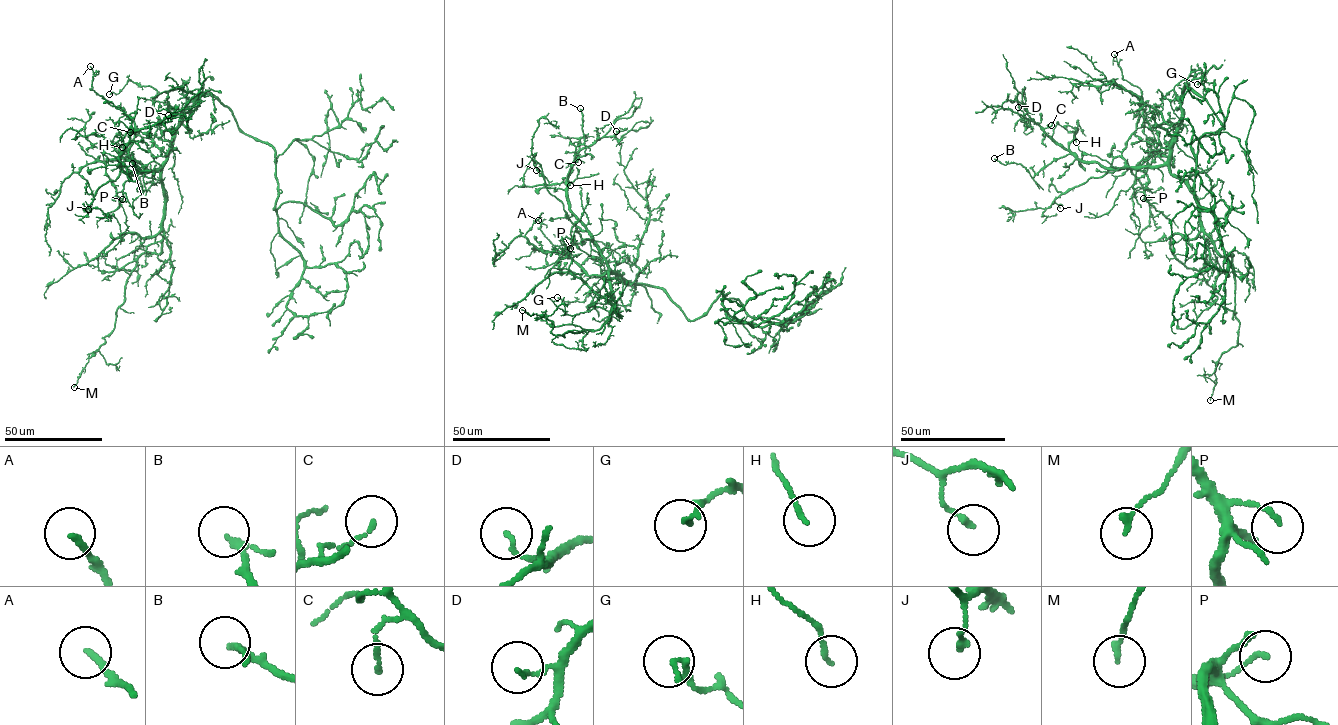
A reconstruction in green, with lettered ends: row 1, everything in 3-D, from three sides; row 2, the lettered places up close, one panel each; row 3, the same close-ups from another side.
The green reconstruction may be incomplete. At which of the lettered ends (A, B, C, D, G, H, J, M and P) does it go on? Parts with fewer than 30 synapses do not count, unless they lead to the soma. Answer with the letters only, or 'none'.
none

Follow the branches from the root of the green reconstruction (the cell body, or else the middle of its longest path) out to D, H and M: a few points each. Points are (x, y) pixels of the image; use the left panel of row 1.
D: (203, 94), (185, 108), (160, 168), (125, 172), (119, 156), (131, 134), (165, 123), (168, 115)
H: (203, 94), (185, 108), (168, 159), (159, 169), (125, 172), (113, 144), (117, 142), (122, 147)
M: (203, 94), (185, 108), (162, 169), (162, 251), (137, 259), (115, 327), (74, 387)

